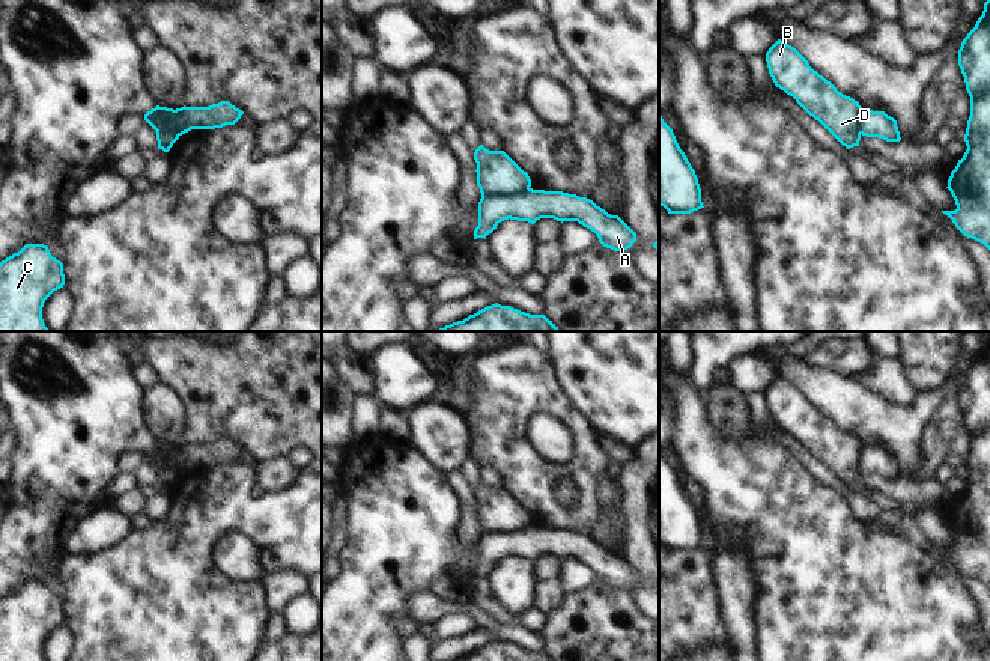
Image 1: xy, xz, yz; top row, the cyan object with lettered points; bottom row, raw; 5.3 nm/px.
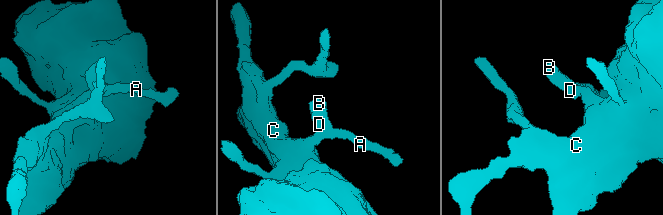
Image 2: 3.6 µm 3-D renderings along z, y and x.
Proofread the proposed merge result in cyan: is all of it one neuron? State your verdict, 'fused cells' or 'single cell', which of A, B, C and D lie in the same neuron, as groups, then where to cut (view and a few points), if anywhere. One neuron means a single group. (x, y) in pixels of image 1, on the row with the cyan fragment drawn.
fused cells; groups A C / B D; cut xz (528, 187), (507, 196), (482, 196)

